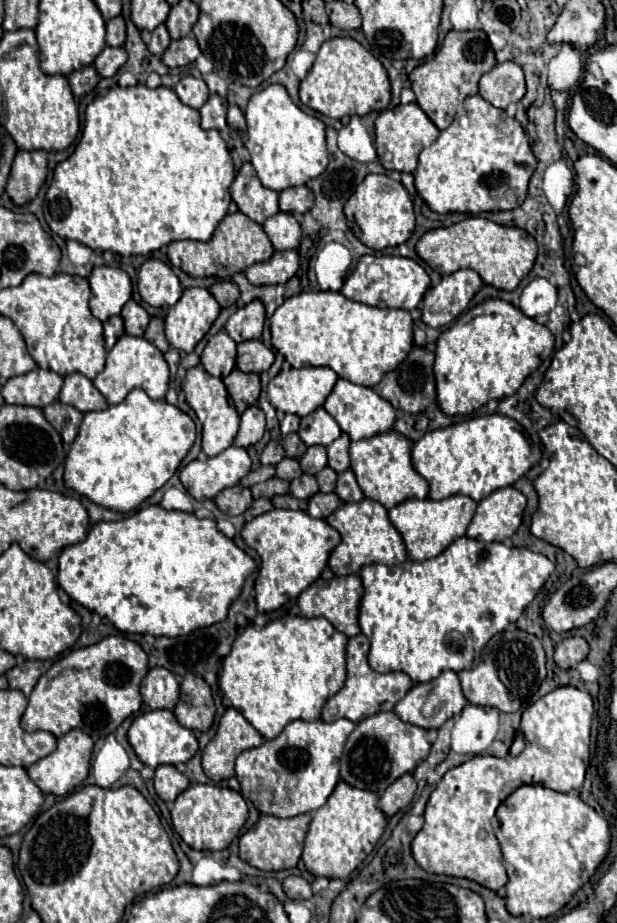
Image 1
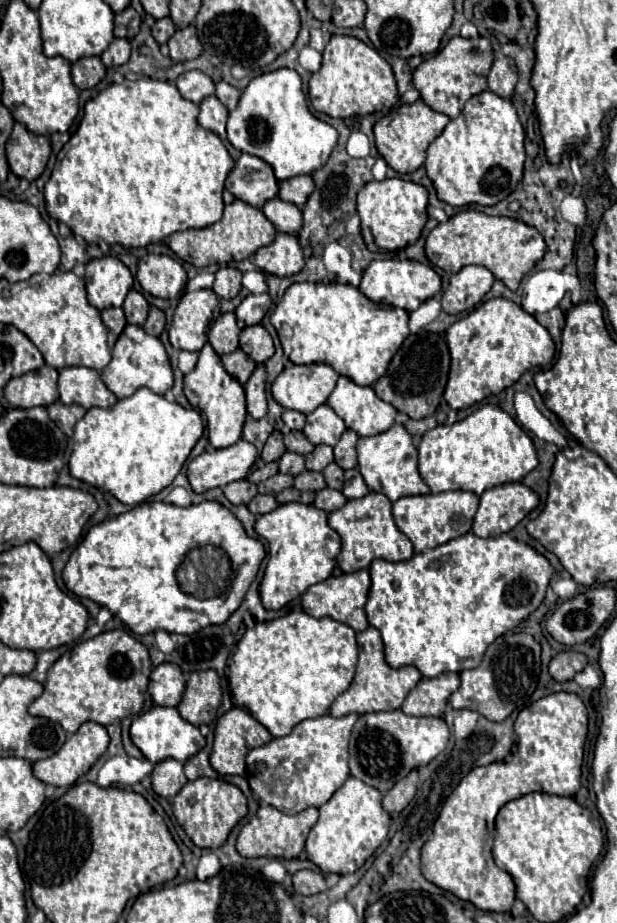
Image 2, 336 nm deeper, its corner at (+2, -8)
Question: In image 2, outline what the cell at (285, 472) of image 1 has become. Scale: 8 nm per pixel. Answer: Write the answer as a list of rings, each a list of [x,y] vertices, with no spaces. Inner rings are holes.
[[[285,452],[285,454],[279,458],[279,472],[297,476],[297,474],[301,474],[303,470],[305,470],[305,458],[303,458],[301,454]]]

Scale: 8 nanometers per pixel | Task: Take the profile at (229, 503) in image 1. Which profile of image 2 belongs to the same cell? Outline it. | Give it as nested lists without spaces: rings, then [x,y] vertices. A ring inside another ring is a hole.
[[[237,480],[237,482],[231,482],[223,488],[223,494],[227,496],[227,500],[235,506],[239,504],[249,504],[249,500],[257,494],[257,486],[249,480]]]

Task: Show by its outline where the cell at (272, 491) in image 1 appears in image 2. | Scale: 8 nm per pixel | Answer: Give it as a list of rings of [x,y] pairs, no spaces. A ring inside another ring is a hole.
[[[279,472],[279,474],[271,476],[271,478],[267,478],[267,480],[263,482],[263,486],[265,486],[265,490],[267,490],[269,494],[279,494],[281,490],[293,486],[293,476]]]

